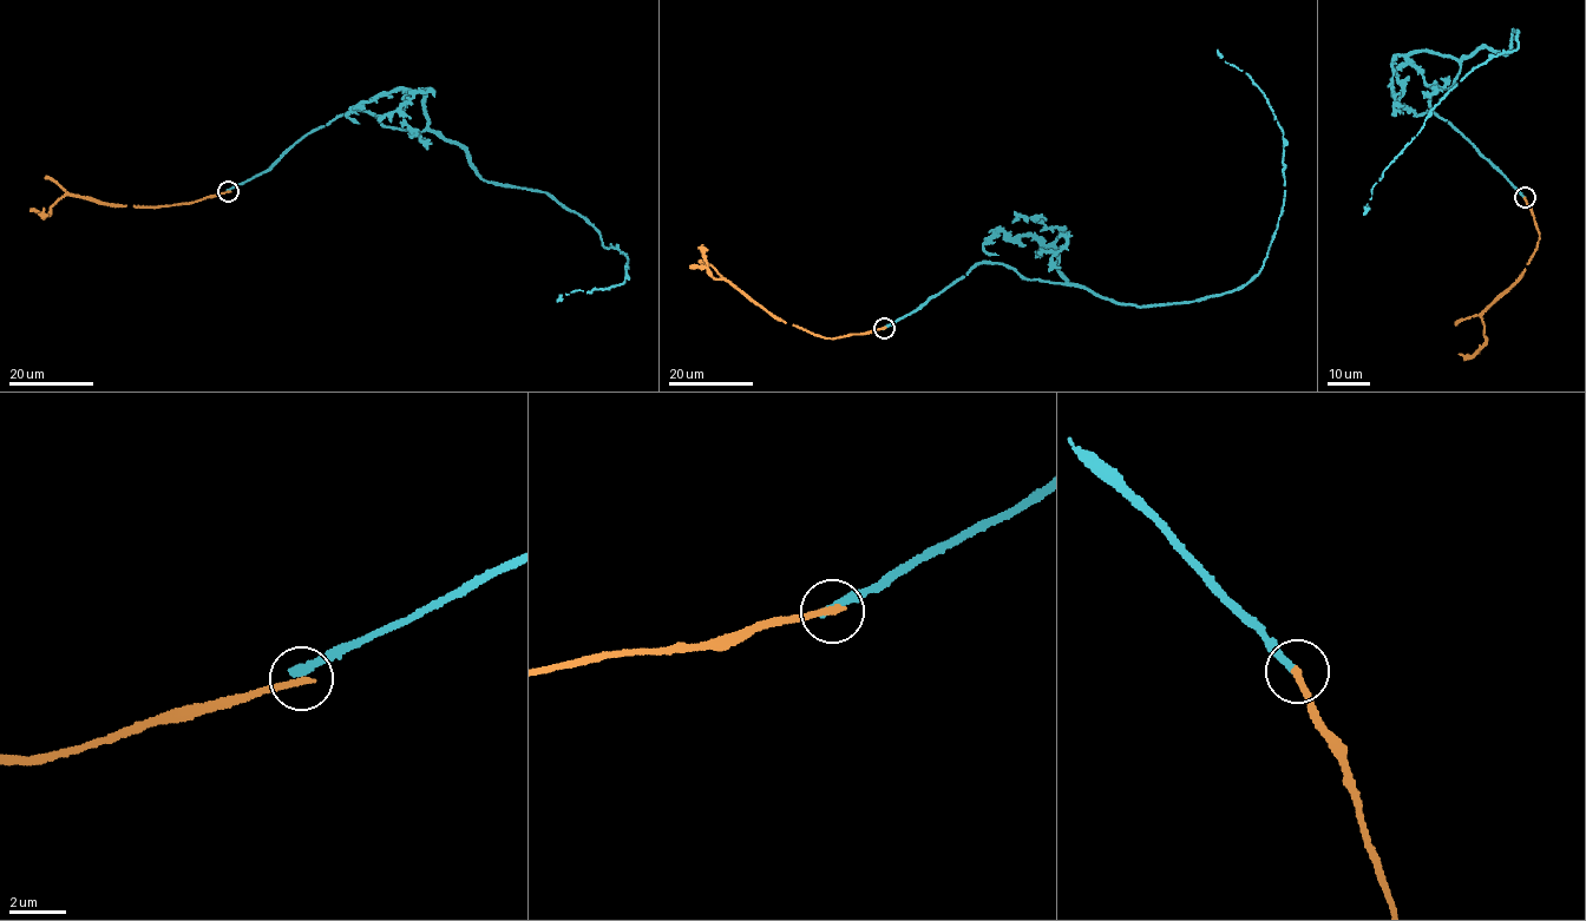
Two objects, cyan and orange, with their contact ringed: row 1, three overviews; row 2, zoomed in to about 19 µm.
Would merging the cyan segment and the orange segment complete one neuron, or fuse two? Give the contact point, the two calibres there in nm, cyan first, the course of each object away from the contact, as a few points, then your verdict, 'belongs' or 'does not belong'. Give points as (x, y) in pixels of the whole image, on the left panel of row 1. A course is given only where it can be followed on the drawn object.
at (228, 191); 280 nm thick on the cyan side, 260 nm on the other; cyan runs (229, 190), (353, 111), (439, 131), (483, 181), (548, 192), (628, 258), (624, 284), (557, 301); orange runs (229, 190), (196, 202), (158, 205), (111, 205), (63, 196), (50, 214), (41, 216), (44, 208); does not belong

